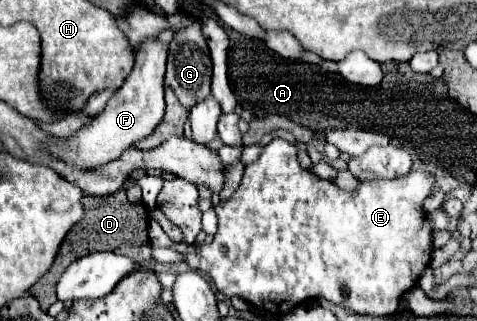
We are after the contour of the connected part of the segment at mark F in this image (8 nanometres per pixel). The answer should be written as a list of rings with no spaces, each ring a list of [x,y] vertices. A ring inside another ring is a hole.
[[[149,40],[149,44],[141,44],[135,52],[135,68],[127,76],[125,84],[117,90],[117,96],[109,100],[105,112],[93,118],[93,124],[81,128],[79,136],[73,140],[61,140],[61,146],[49,146],[49,150],[63,158],[65,162],[75,164],[77,168],[97,168],[107,164],[123,154],[125,148],[133,146],[141,138],[149,136],[153,128],[161,122],[165,112],[163,100],[163,78],[165,78],[165,60],[167,48],[159,40]]]

